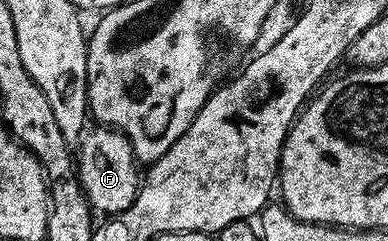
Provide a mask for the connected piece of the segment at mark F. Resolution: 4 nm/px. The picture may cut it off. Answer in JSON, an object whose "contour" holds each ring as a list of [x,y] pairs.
{"contour":[[[114,128],[92,129],[95,130],[84,134],[77,148],[79,183],[96,212],[104,211],[107,217],[122,215],[125,209],[133,205],[141,186],[141,171],[139,175],[135,151],[128,139]]]}

